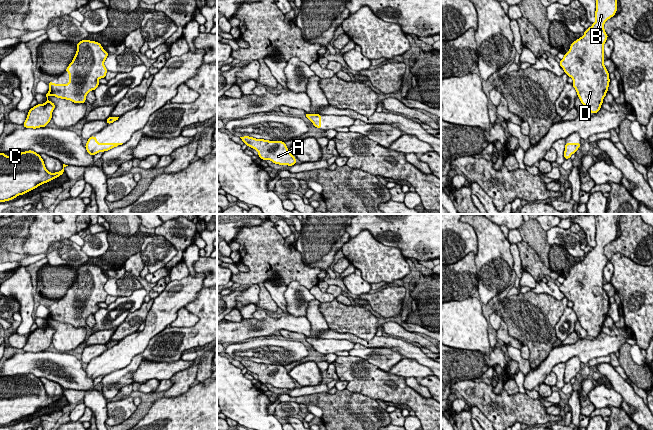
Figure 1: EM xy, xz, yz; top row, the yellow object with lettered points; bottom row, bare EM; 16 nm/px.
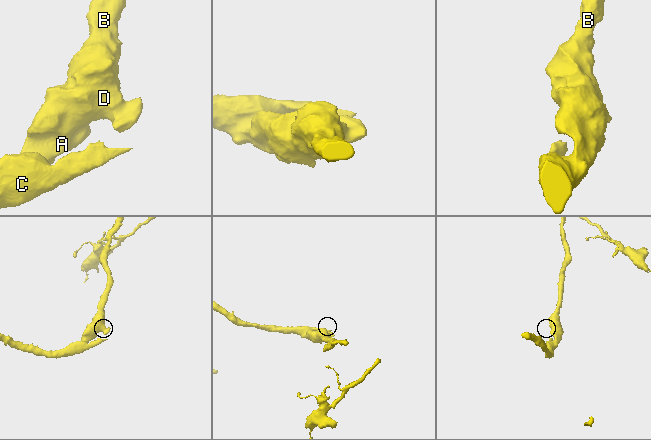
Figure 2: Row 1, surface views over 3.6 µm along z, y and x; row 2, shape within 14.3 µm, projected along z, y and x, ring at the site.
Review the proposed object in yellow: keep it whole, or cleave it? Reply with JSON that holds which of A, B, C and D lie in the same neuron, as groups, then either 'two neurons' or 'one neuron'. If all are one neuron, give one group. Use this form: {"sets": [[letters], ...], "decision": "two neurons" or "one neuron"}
{"sets": [["A", "B", "C", "D"]], "decision": "one neuron"}

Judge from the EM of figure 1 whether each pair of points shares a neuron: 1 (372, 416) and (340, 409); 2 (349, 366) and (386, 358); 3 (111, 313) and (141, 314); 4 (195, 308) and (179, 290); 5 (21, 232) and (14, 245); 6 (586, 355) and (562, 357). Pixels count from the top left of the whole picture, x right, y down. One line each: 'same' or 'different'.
1: same
2: different
3: different
4: different
5: same
6: same

